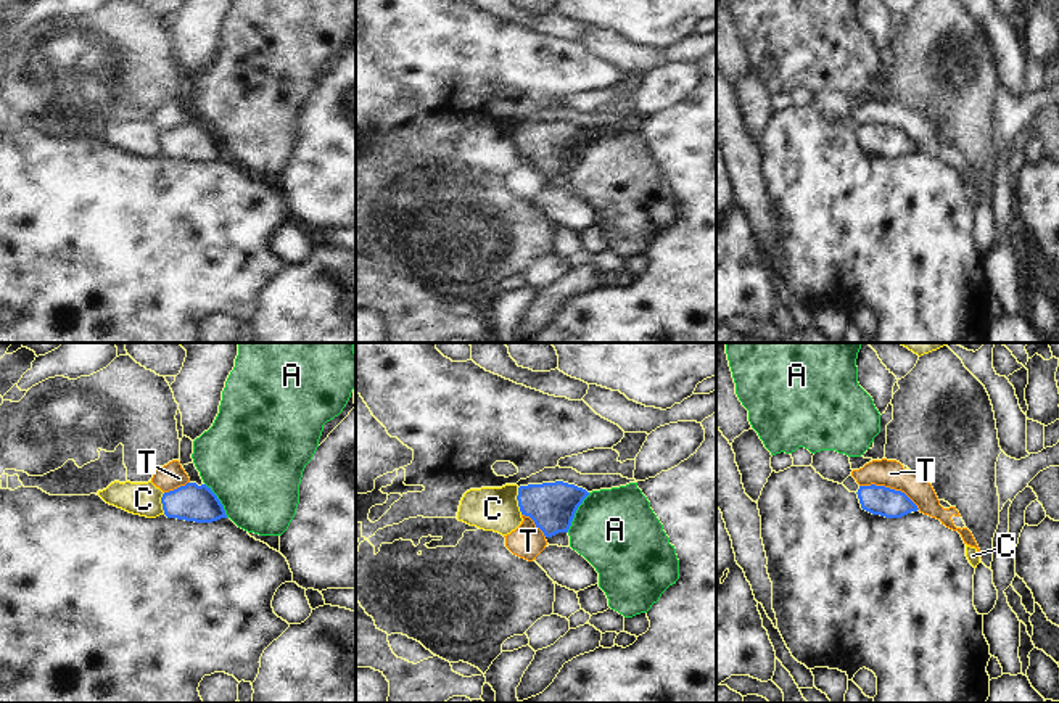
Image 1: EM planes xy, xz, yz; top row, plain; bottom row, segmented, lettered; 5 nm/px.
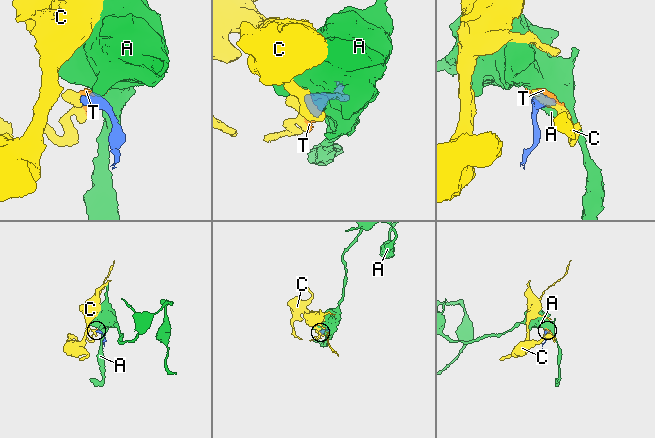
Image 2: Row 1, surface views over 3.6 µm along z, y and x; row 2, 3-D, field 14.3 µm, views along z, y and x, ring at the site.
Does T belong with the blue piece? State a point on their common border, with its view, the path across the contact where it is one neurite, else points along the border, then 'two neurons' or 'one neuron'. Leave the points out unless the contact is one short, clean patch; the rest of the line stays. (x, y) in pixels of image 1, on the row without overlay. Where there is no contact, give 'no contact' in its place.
yz (889, 127) | along yz (860, 124), (884, 124), (900, 129), (919, 148) | two neurons

